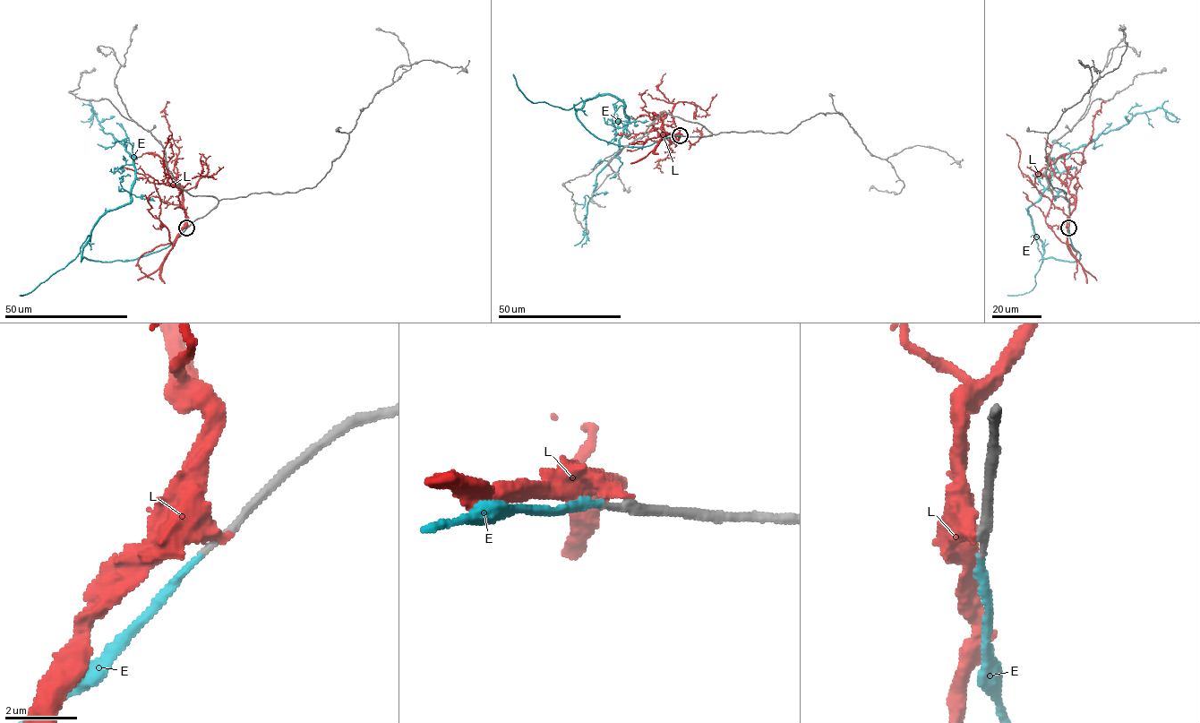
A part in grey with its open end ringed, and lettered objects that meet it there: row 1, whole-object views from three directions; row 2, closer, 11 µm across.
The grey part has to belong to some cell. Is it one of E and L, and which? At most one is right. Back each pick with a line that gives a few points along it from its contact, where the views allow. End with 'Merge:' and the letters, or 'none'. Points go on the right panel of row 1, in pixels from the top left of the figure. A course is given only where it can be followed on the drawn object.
E: it runs (1068, 228), (1080, 259), (1044, 258), (1028, 209), (1047, 186), (1057, 159), (1137, 114), (1161, 107), (1178, 121)
Merge: E

